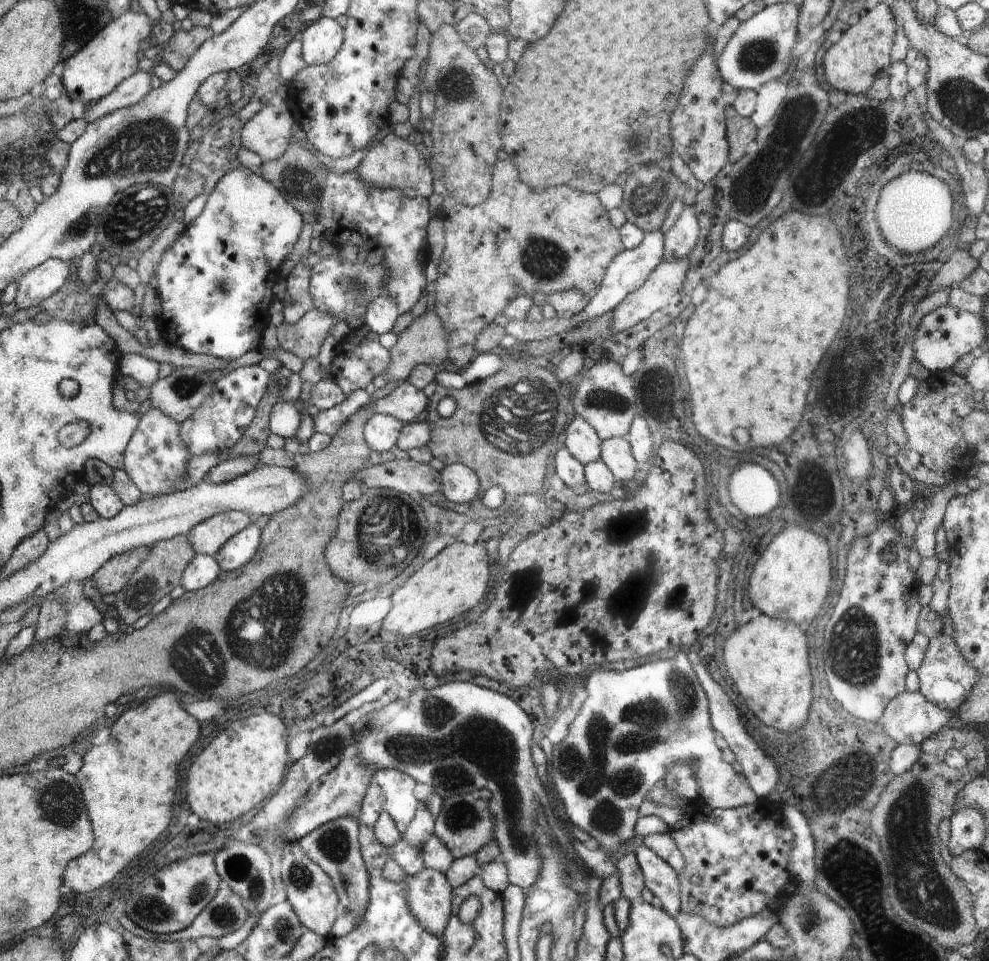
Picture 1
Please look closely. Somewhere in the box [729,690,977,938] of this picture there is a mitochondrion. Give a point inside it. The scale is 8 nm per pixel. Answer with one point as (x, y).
(809, 920)

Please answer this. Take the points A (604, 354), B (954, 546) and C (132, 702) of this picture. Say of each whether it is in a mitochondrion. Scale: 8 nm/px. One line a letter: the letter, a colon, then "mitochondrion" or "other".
A: other
B: other
C: other

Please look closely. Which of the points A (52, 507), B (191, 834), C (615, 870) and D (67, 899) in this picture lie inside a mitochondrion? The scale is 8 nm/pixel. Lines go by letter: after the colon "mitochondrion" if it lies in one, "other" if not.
A: other
B: other
C: other
D: other

